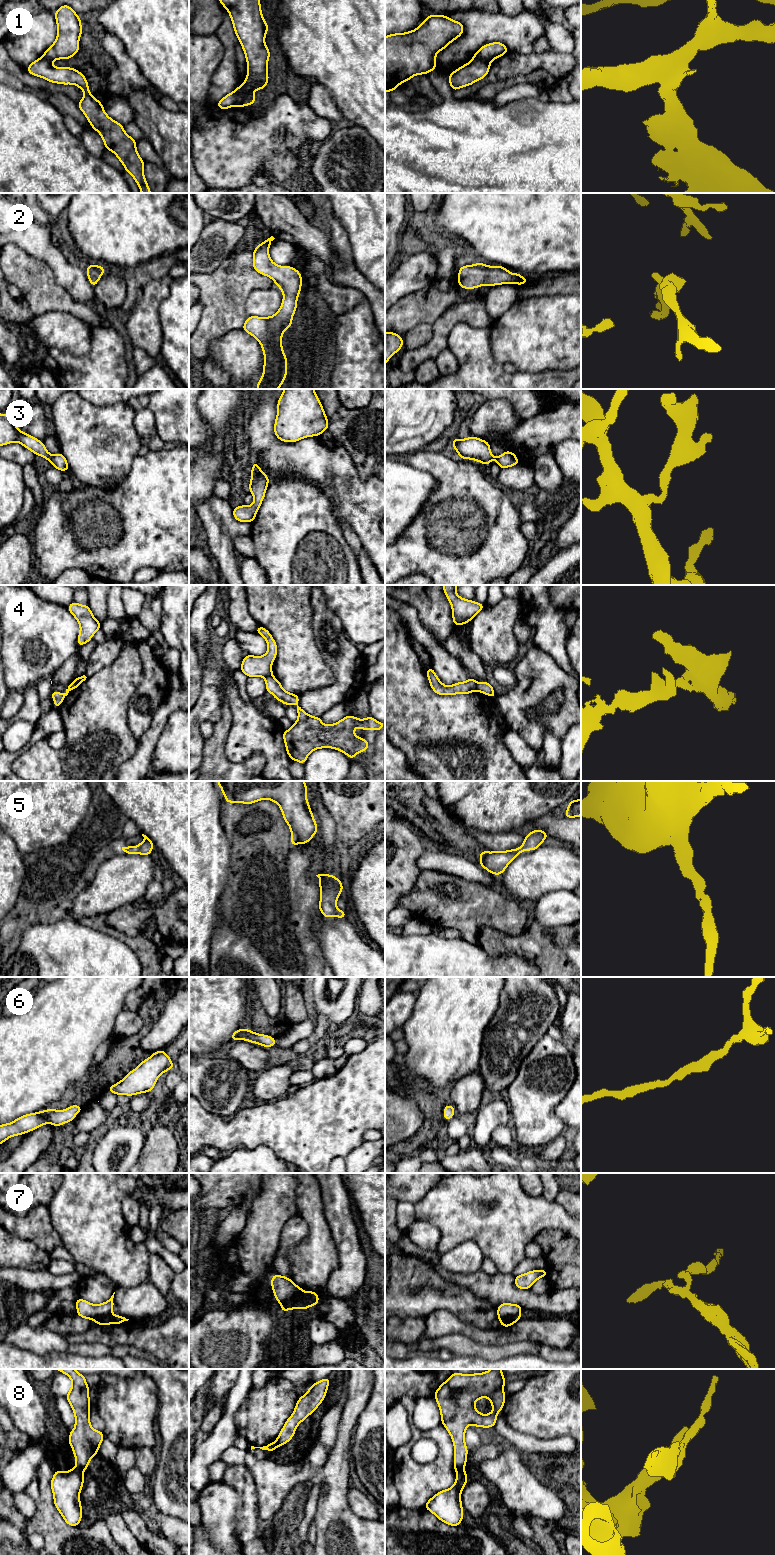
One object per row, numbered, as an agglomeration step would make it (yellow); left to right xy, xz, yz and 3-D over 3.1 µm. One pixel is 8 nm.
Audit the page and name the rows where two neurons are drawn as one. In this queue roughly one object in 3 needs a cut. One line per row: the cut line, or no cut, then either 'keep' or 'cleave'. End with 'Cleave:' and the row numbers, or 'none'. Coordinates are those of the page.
1: cut xz (242, 85), (242, 91), (234, 105); cleave
2: cut none; keep
3: cut none; keep
4: cut yz (476, 683), (477, 690); cleave
5: cut none; keep
6: cut none; keep
7: cut xz (304, 1292), (304, 1296), (297, 1298), (291, 1308); cleave
8: cut yz (463, 1468), (456, 1471); cleave
Cleave: 1, 4, 7, 8

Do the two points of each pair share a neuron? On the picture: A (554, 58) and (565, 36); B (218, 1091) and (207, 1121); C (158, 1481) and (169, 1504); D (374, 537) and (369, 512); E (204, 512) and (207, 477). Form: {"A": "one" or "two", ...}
{"A": "two", "B": "two", "C": "one", "D": "one", "E": "two"}

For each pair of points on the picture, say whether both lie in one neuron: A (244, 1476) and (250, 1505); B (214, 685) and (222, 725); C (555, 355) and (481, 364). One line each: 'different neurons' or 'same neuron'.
A: same neuron
B: different neurons
C: different neurons

